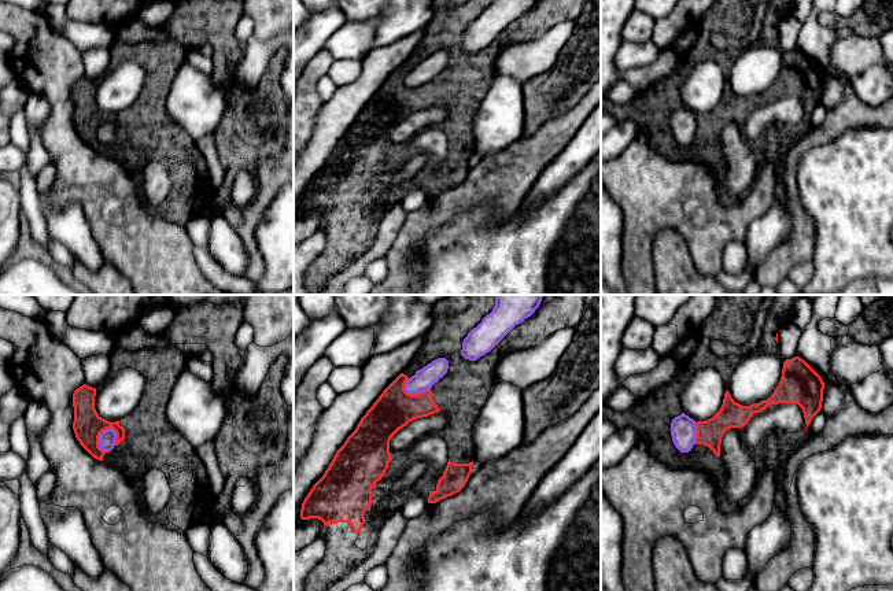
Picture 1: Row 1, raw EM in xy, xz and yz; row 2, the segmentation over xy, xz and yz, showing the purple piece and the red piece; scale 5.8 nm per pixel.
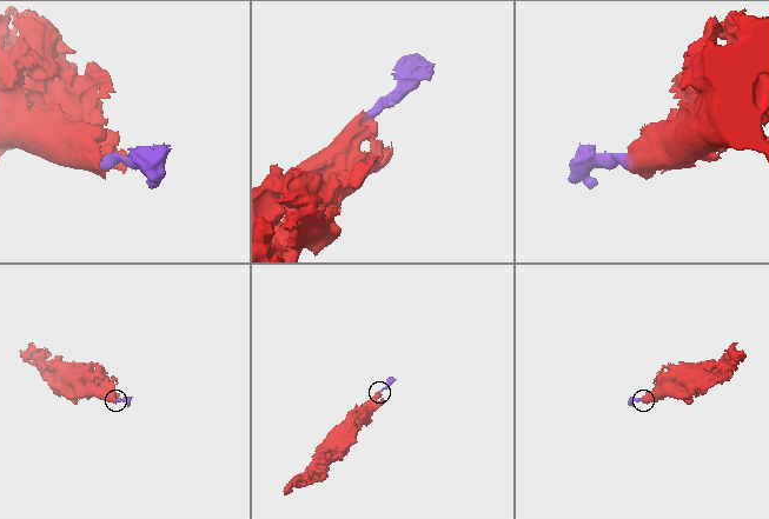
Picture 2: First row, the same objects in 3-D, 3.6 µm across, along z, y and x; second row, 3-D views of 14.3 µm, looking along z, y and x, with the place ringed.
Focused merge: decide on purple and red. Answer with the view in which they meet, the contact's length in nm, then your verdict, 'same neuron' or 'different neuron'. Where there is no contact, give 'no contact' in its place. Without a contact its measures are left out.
xy | 160 nm | different neuron

